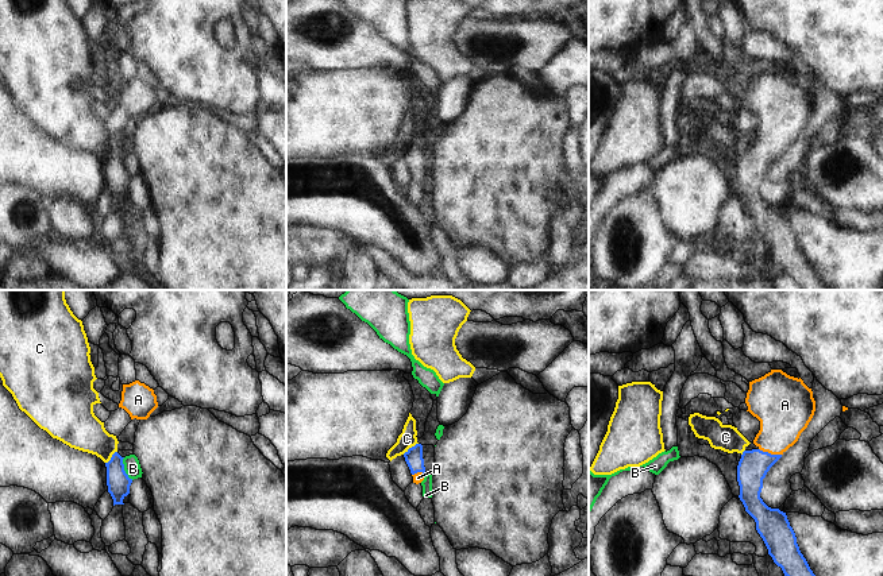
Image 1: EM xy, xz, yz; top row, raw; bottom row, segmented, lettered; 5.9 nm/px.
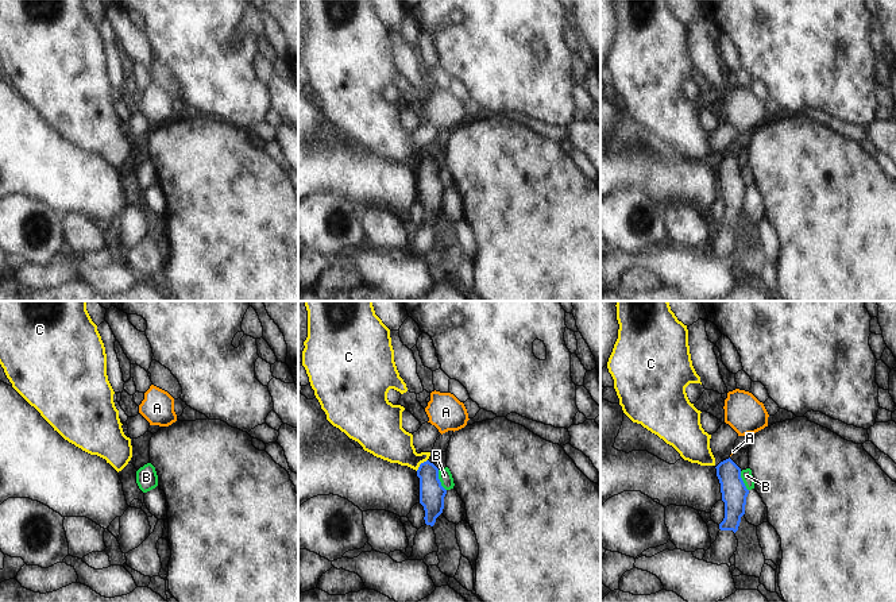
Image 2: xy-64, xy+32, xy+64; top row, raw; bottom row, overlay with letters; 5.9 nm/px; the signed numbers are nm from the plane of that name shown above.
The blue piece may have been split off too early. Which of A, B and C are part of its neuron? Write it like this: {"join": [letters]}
{"join": ["A"]}

